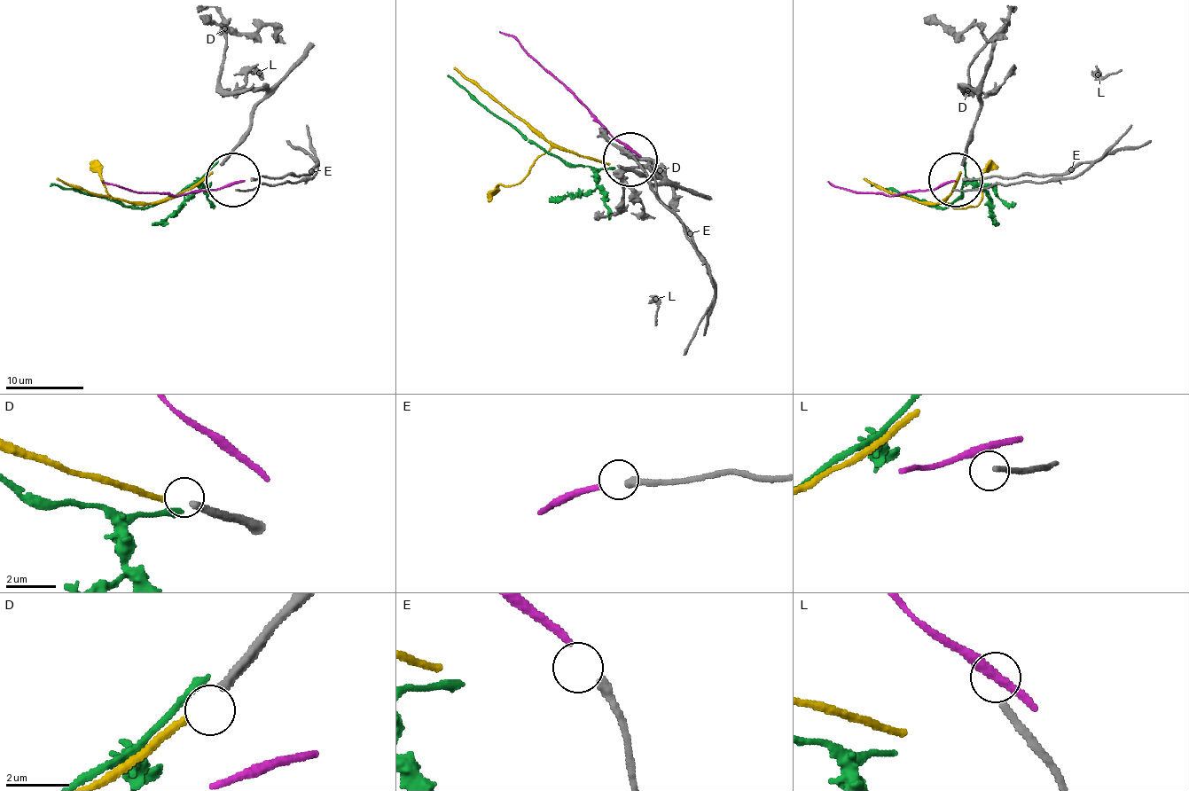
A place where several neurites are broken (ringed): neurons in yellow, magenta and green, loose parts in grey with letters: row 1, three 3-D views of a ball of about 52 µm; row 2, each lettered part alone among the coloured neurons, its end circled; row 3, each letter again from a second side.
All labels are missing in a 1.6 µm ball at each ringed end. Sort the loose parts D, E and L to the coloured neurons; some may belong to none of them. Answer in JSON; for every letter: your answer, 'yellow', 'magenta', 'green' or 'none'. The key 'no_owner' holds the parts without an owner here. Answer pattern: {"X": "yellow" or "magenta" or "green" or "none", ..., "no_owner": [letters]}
{"D": "none", "E": "magenta", "L": "none", "no_owner": ["D", "L"]}

